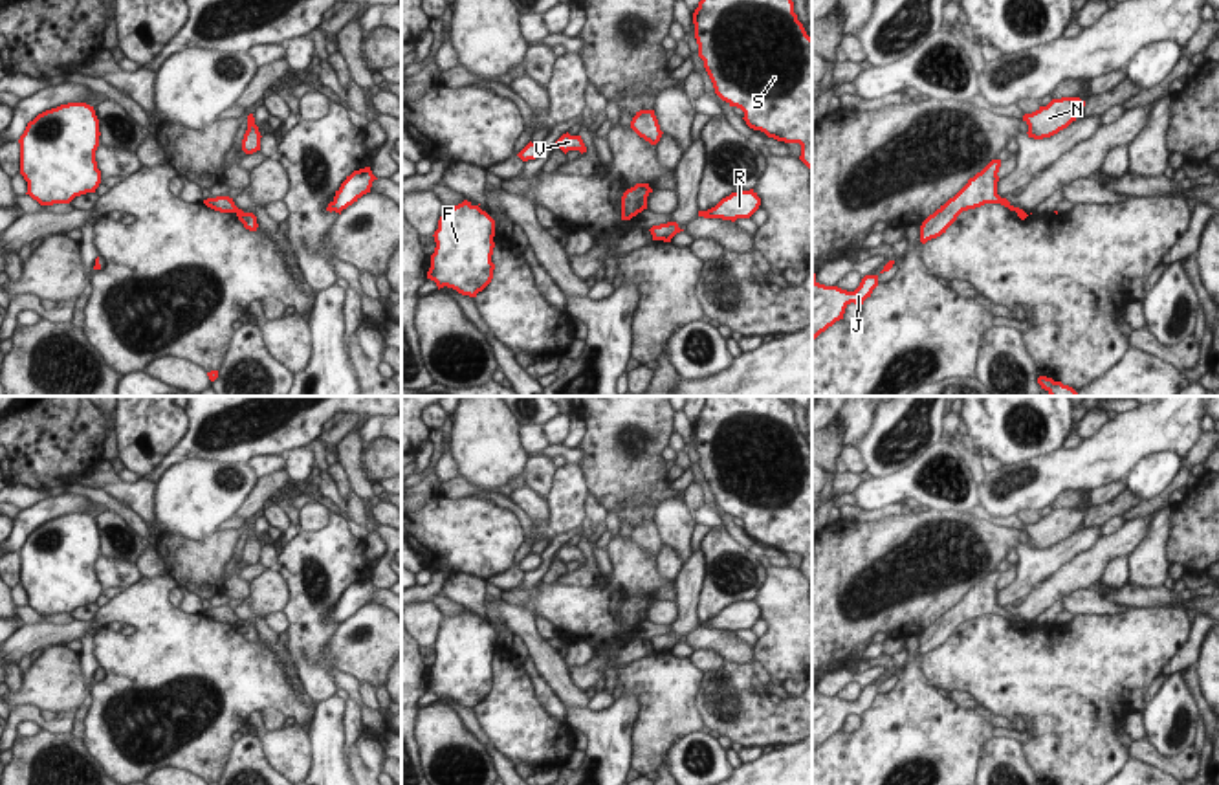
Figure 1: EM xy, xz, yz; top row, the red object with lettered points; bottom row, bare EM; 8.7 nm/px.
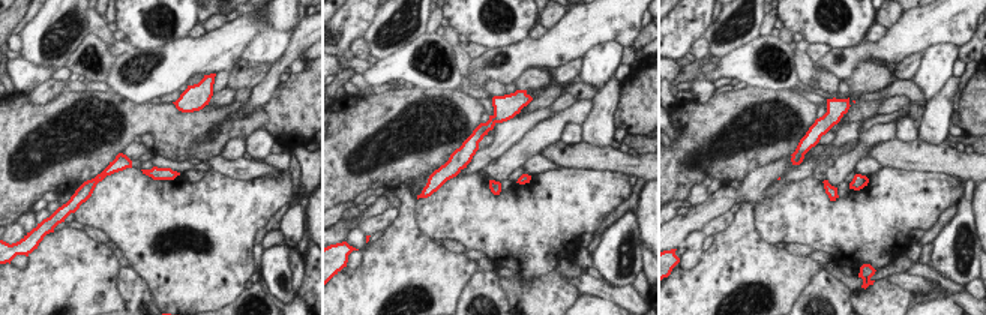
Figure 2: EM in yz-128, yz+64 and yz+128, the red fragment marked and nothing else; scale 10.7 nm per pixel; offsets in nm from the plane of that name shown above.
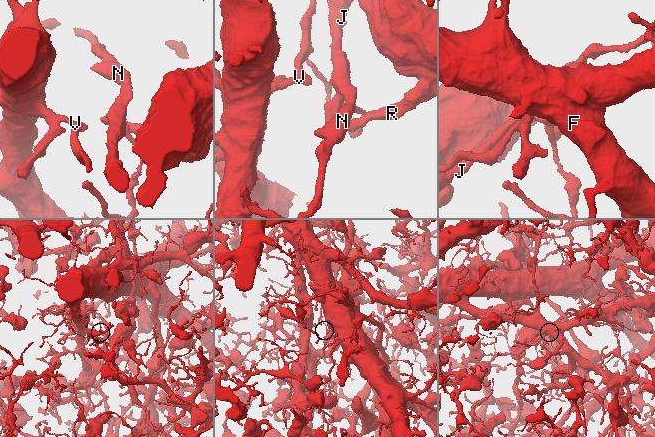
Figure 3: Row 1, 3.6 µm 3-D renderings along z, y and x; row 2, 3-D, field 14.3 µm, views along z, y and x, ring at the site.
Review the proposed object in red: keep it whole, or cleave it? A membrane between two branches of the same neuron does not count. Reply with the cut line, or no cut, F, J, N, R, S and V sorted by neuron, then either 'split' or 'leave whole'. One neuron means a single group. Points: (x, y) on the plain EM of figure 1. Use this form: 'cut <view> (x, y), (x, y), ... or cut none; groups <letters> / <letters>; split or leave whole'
cut yz (1016, 620), (1021, 622); groups F R S V / J N; split

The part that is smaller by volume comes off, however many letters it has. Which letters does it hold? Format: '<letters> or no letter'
J, N.

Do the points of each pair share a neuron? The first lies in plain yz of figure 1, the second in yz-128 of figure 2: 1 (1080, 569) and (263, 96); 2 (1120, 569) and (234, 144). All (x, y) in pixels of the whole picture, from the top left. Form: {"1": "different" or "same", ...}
{"1": "same", "2": "same"}

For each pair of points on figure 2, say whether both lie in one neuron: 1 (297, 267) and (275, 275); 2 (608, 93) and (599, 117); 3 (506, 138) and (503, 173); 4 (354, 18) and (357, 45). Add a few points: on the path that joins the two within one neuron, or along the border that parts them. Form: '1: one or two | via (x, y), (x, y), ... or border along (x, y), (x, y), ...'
1: two | border along (293, 248), (290, 269), (294, 275), (294, 294)
2: one | via (607, 99), (602, 111)
3: two | border along (530, 129), (483, 168)
4: two | border along (362, 38), (357, 38), (350, 48)

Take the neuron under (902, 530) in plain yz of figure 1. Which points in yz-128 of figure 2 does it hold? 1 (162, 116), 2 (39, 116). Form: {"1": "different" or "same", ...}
{"1": "same", "2": "same"}

